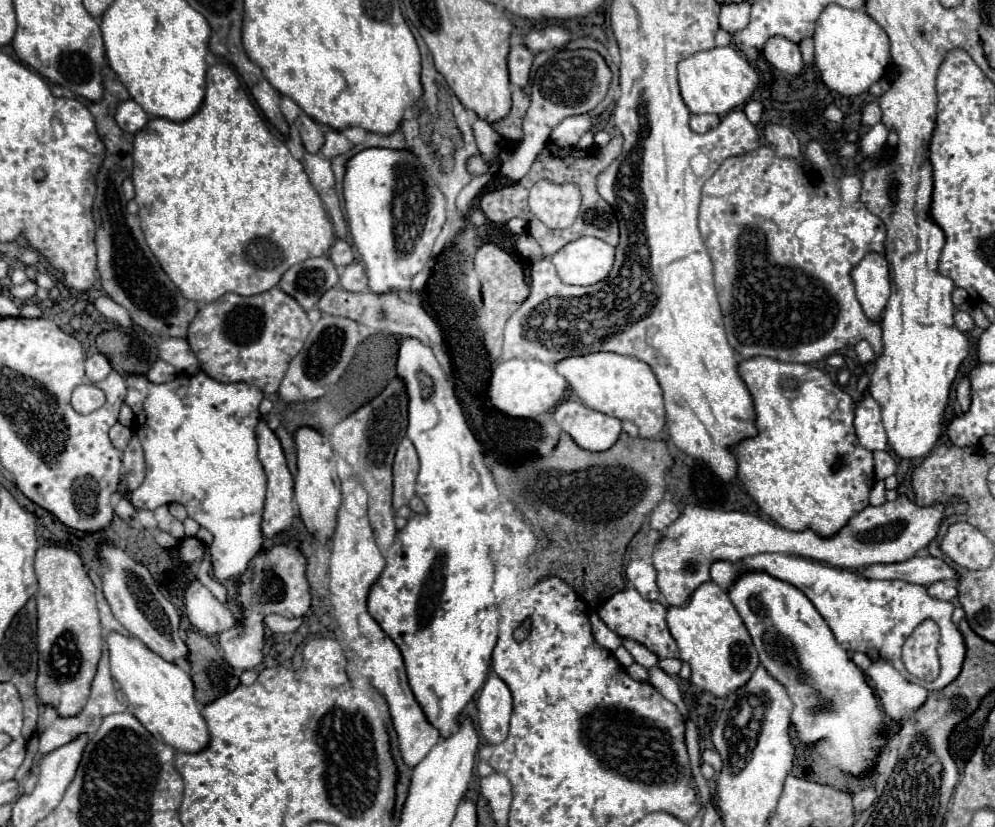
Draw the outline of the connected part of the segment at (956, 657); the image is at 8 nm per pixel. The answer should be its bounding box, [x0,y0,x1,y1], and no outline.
[711,553,965,691]

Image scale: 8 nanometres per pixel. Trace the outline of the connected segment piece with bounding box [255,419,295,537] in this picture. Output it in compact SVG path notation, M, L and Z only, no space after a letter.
M261 419L257 425L257 443L259 443L259 461L263 463L265 475L267 475L267 499L265 499L265 509L263 509L263 521L261 521L261 531L265 537L275 537L277 533L285 531L293 517L295 517L295 509L293 509L293 477L287 469L285 463L285 455L281 449L281 443L277 439L277 435L269 429L269 425Z

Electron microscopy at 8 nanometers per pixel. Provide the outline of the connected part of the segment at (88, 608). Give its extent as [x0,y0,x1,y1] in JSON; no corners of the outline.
[35,545,101,715]

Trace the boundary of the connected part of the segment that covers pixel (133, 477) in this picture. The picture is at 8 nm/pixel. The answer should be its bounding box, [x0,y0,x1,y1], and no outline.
[123,437,145,491]

